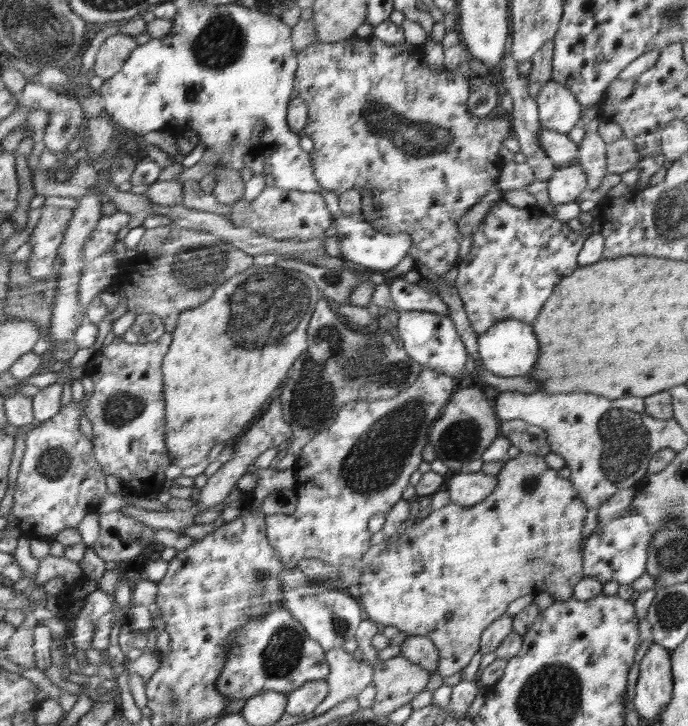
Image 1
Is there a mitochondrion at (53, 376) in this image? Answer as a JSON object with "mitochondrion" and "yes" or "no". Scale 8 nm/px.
{"mitochondrion":"no"}

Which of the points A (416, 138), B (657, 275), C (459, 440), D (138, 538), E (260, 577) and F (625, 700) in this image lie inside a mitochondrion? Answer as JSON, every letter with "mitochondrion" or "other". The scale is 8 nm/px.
{"A":"mitochondrion","B":"other","C":"mitochondrion","D":"mitochondrion","E":"mitochondrion","F":"other"}

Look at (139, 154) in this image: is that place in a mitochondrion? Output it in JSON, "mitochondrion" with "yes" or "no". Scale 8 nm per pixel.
{"mitochondrion":"no"}

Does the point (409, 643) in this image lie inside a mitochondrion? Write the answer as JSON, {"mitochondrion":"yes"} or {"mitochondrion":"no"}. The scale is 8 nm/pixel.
{"mitochondrion":"no"}

